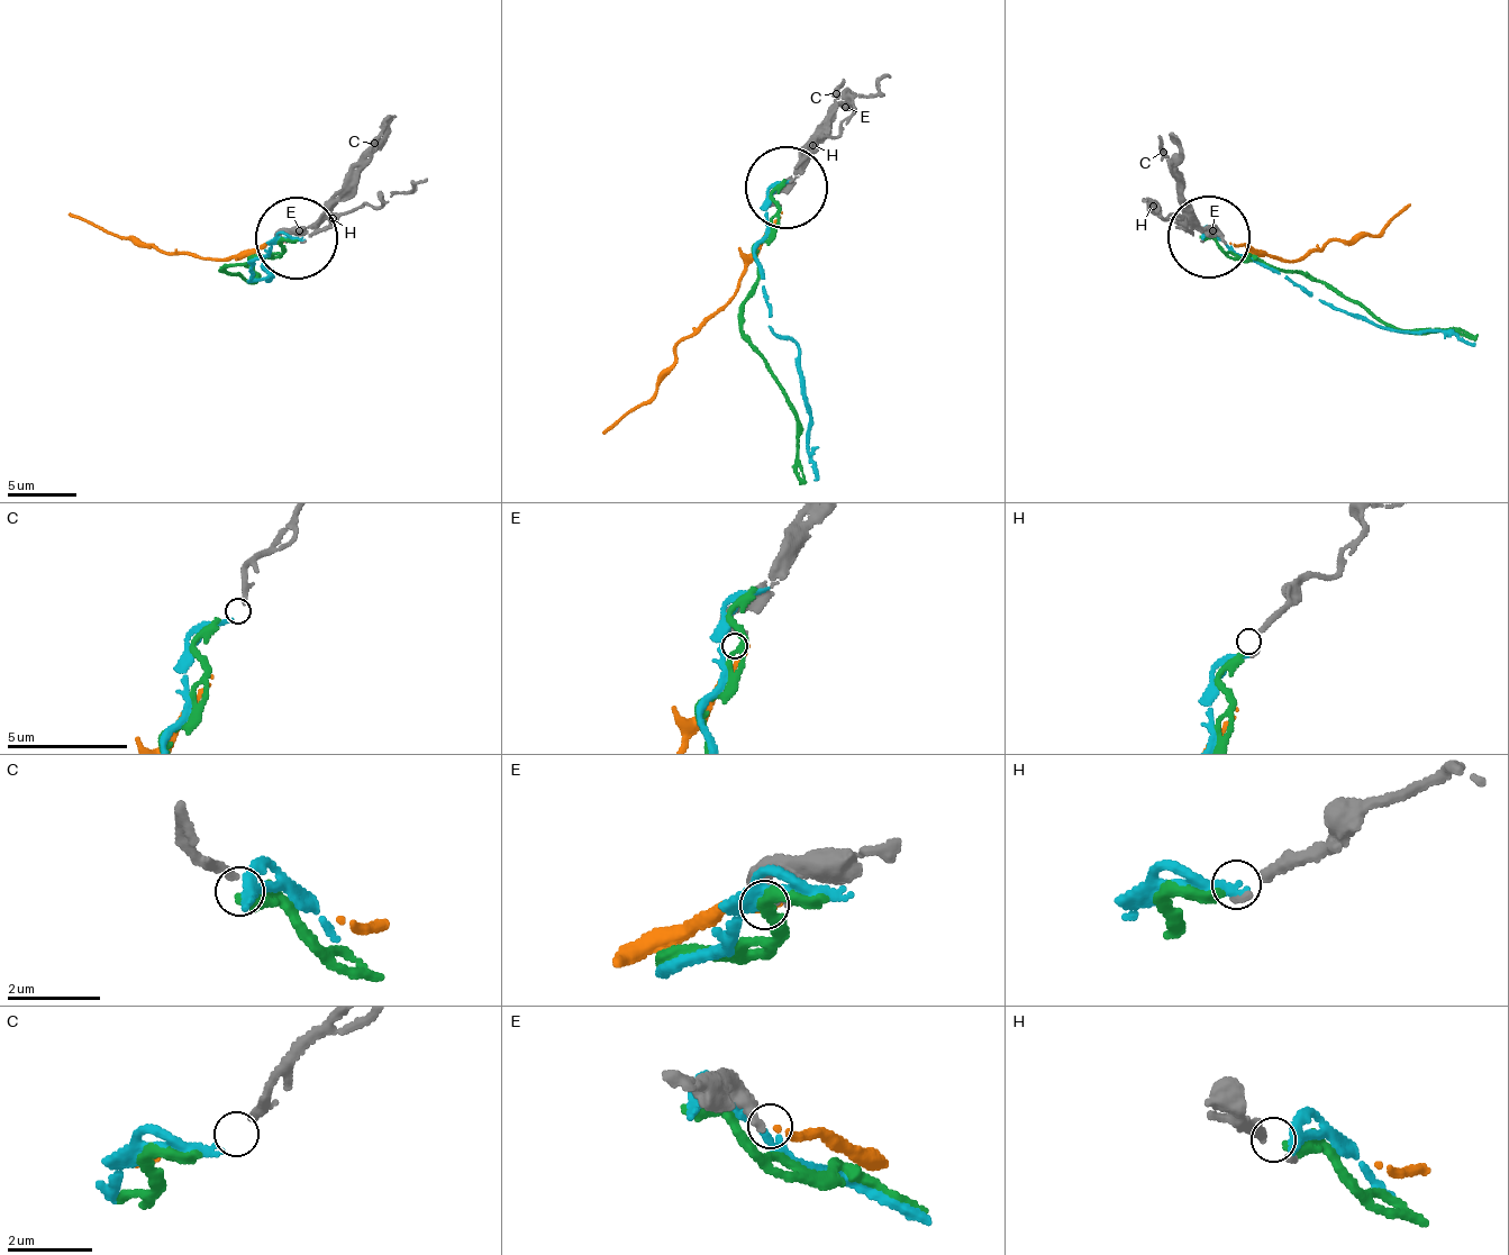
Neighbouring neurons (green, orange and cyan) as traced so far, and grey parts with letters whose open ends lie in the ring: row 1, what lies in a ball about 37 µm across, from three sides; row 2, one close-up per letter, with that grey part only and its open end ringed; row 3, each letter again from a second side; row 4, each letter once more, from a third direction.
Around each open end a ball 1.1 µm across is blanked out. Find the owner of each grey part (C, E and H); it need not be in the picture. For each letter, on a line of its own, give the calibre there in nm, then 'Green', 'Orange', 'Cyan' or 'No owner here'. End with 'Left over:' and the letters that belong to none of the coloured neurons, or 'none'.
C: Thickness 200 nm. Cyan
E: Thickness 280 nm. No owner here
H: Thickness 110 nm. Green
Left over: E

